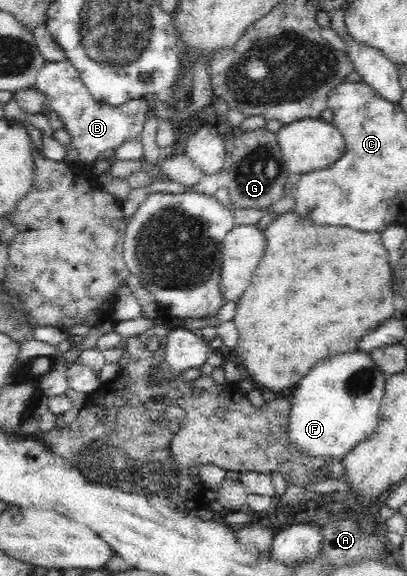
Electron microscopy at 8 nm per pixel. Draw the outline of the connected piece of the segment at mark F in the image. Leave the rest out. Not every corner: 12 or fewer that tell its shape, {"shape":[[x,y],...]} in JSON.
{"shape":[[334,355],[290,391],[287,434],[344,457],[380,423],[383,371]]}

